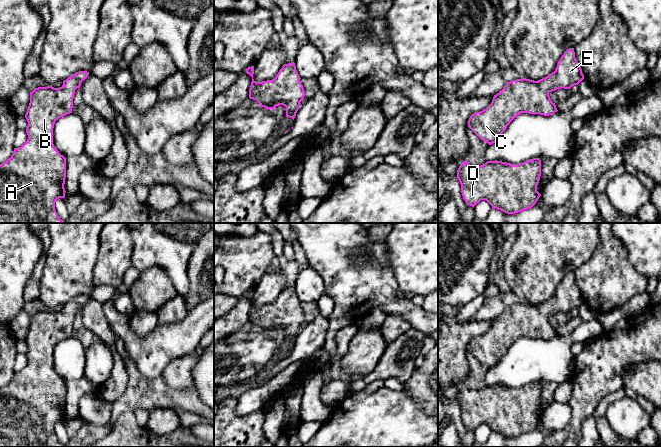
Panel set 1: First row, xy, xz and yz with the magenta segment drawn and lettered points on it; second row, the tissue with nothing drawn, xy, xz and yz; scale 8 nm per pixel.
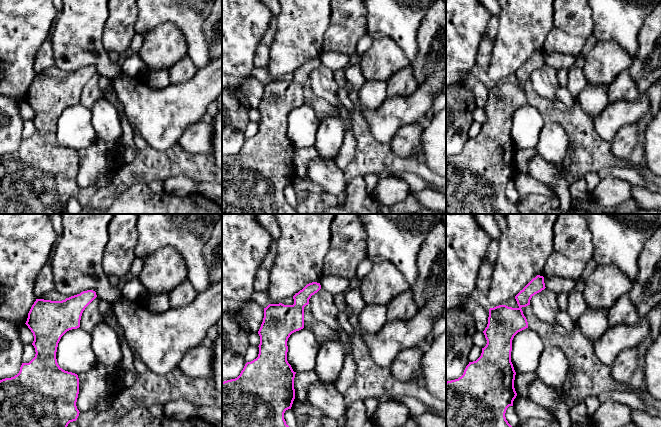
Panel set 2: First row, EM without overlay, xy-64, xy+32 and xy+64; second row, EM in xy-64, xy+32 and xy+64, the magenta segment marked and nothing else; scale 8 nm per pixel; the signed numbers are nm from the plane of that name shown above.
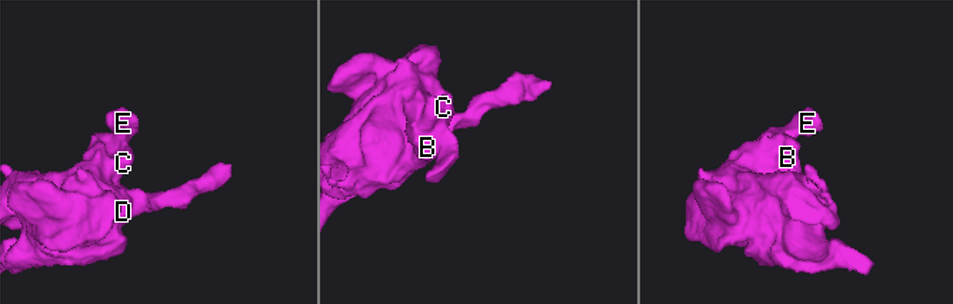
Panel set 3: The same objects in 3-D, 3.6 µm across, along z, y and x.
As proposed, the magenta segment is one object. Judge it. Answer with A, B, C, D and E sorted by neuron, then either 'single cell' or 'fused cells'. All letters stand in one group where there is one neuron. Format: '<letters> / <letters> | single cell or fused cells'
A B C D E | single cell

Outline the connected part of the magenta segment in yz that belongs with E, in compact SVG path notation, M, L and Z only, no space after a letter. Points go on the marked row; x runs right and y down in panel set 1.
M574 48L567 49L558 61L557 67L550 75L538 81L521 78L508 82L503 89L494 95L491 104L484 110L472 114L468 120L468 127L489 145L498 141L510 122L521 113L553 115L557 112L555 103L549 93L559 88L570 89L584 79L582 69L575 58Z

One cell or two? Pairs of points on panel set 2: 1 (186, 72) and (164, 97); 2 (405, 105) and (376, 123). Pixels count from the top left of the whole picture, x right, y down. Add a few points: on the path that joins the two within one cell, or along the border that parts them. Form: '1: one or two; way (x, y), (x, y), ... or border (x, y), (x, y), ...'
1: two; border (197, 72), (189, 79), (170, 83)
2: one; way (398, 110), (383, 122)

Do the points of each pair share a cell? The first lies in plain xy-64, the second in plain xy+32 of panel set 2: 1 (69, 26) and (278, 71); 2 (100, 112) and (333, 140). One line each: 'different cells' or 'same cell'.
1: same cell
2: same cell

